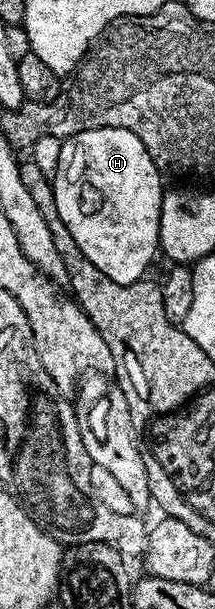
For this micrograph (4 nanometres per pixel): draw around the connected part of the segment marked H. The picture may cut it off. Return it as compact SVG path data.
M97 128L72 134L63 142L63 155L53 175L57 212L65 220L65 228L77 240L77 248L109 280L117 284L133 284L151 266L159 250L159 221L165 187L161 172L153 164L145 144L125 128Z

